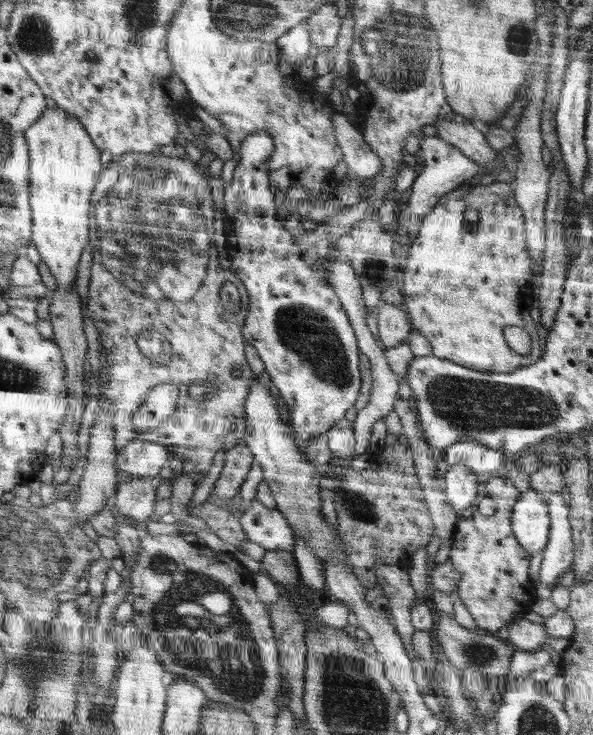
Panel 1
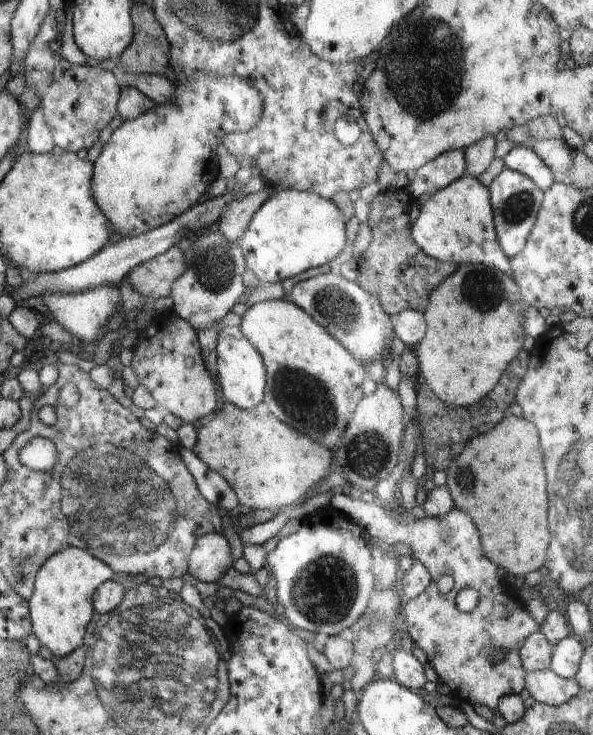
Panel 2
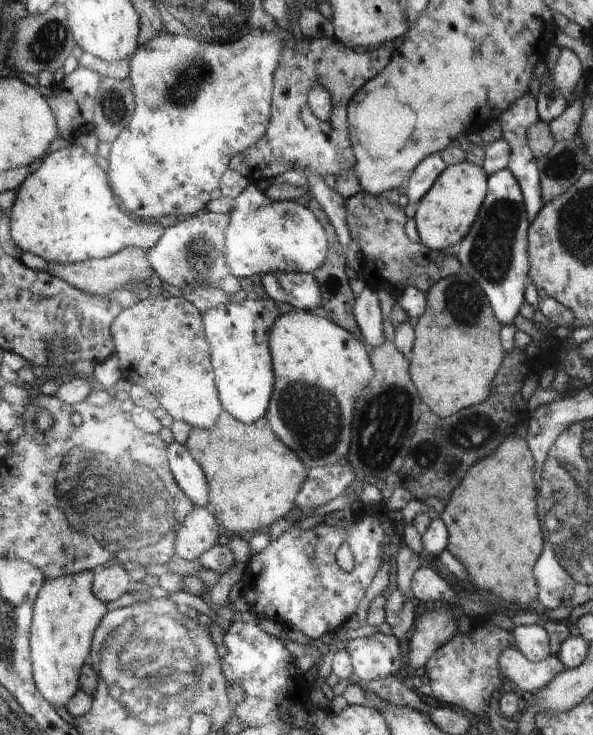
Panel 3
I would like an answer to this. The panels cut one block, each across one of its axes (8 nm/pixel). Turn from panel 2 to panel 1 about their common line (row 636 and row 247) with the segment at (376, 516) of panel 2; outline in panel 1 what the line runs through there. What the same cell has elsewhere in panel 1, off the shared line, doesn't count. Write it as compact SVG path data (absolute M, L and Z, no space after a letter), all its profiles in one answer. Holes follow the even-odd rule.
M499 181L469 187L462 184L443 194L421 224L418 236L408 244L408 257L400 265L400 286L414 330L428 340L432 354L470 369L491 373L494 370L509 373L538 361L540 336L532 322L533 312L530 310L532 302L537 302L530 284L531 258L526 242L524 211L518 206L513 185ZM468 208L478 212L475 224L466 221L464 214ZM504 326L524 328L532 339L532 352L518 354L510 350L502 336Z

